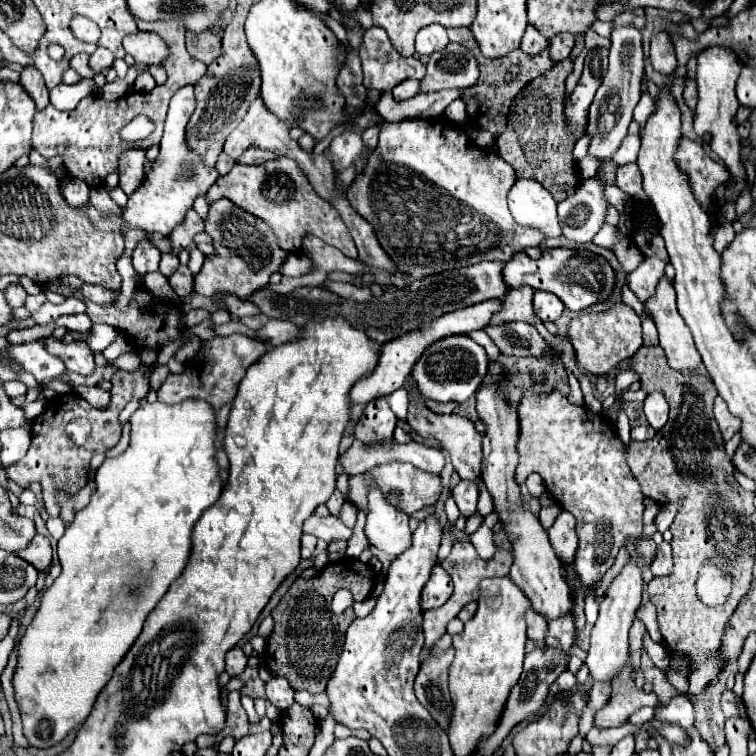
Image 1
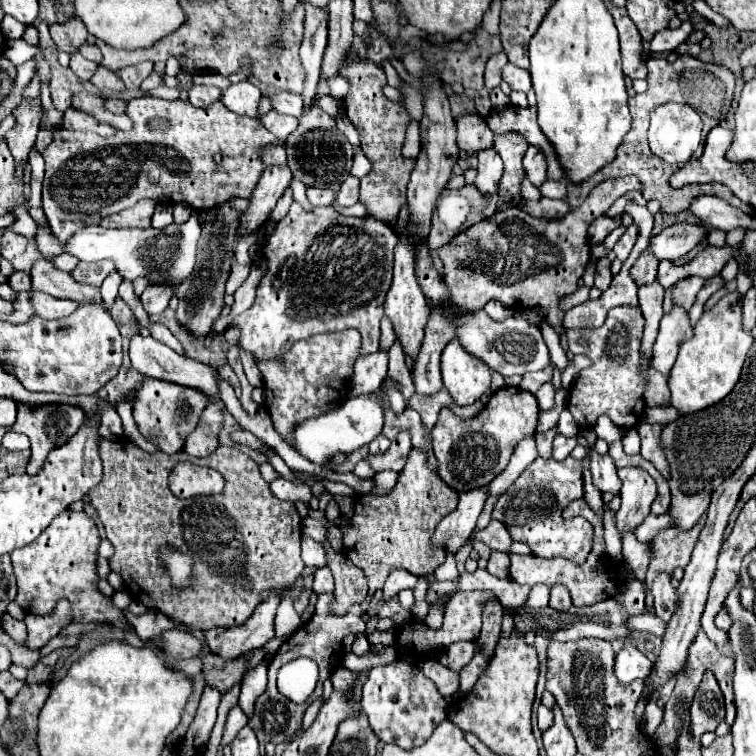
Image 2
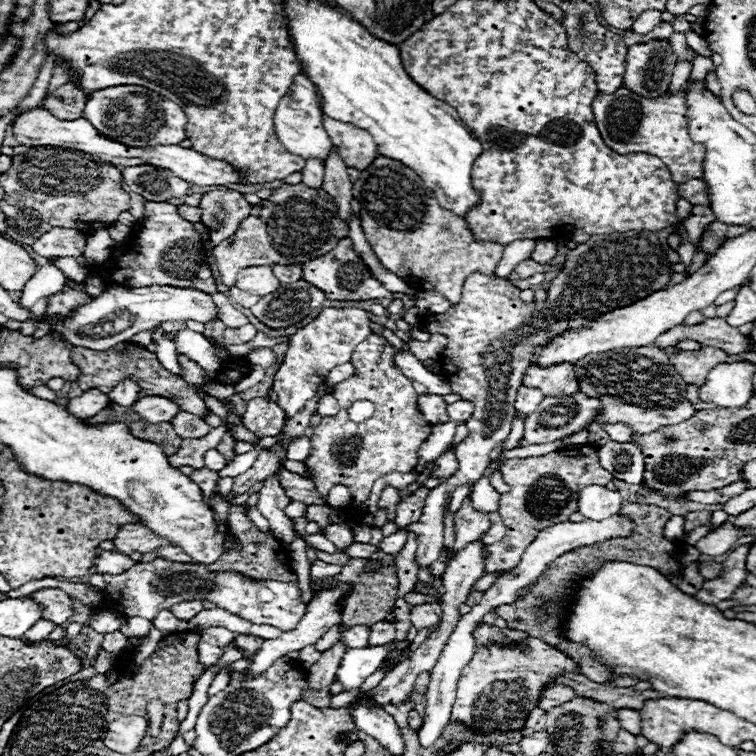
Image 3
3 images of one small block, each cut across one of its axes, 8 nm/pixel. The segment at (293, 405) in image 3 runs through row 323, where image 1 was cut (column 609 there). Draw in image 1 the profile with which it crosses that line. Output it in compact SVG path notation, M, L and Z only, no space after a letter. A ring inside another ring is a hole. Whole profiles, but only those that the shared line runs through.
M616 304L608 312L602 314L582 314L580 318L570 322L568 338L574 346L576 358L582 368L590 374L608 374L620 360L630 358L642 346L642 326L638 314L626 306Z

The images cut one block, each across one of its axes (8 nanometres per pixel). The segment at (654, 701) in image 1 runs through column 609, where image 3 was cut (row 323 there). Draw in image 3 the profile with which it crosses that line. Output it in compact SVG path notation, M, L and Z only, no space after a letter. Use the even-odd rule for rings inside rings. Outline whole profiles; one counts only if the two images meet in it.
M706 318L702 324L692 328L674 326L672 330L660 334L660 338L656 338L654 344L658 348L668 348L668 346L674 346L680 338L692 338L700 344L716 346L728 354L738 354L738 356L748 352L750 346L754 344L750 334L738 332L738 328L726 324L724 318Z

